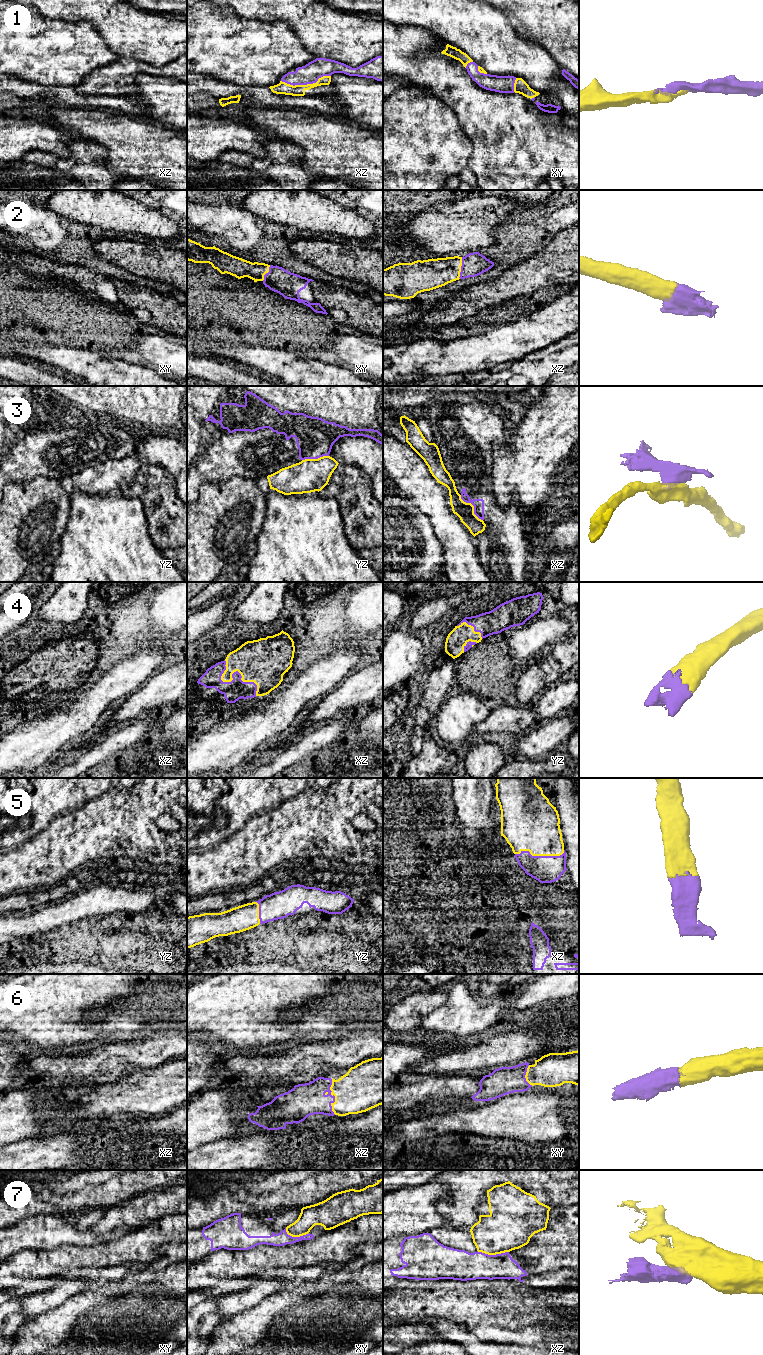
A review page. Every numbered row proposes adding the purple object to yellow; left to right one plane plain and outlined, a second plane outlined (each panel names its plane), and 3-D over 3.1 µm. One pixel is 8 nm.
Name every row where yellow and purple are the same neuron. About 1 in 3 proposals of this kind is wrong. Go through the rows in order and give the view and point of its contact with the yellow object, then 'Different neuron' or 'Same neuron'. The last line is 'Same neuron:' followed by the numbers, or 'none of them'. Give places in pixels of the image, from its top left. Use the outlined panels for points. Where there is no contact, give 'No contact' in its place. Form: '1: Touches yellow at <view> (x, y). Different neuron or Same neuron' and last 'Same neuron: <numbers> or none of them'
1: Touches yellow at xz (305, 85). Same neuron
2: Touches yellow at xz (460, 268). Same neuron
3: Touches yellow at xz (473, 506). Different neuron
4: Touches yellow at xz (234, 671). Same neuron
5: Touches yellow at xz (540, 855). Same neuron
6: Touches yellow at xz (334, 1095). Same neuron
7: Touches yellow at xz (493, 1254). Different neuron
Same neuron: 1, 2, 4, 5, 6

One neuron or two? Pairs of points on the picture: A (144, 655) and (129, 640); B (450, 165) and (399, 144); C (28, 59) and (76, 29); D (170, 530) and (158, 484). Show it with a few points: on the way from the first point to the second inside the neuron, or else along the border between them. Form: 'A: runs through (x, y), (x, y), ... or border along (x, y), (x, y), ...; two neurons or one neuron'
A: border along (144, 647), (118, 661); two neurons
B: runs through (437, 152), (428, 145), (412, 144); one neuron
C: runs through (40, 51), (54, 51), (64, 41); one neuron
D: runs through (170, 519), (159, 495); one neuron

